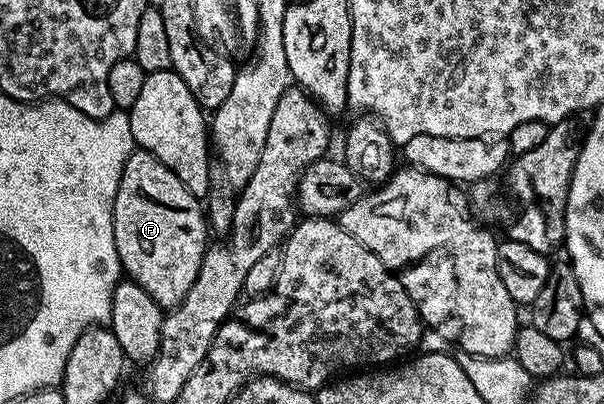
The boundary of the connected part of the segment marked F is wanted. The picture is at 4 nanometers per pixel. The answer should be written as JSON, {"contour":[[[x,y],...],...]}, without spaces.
{"contour":[[[140,148],[134,149],[125,162],[121,173],[121,183],[113,201],[113,231],[115,232],[115,248],[121,258],[124,273],[132,281],[140,284],[163,308],[176,308],[181,305],[187,292],[191,292],[191,284],[199,276],[201,261],[207,249],[207,217],[203,209],[202,199],[185,187],[154,154],[148,154]]]}

